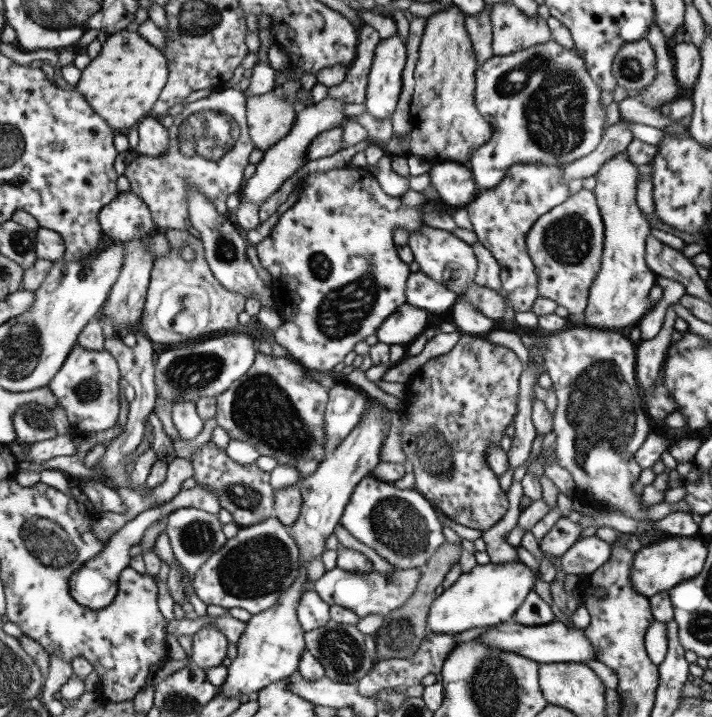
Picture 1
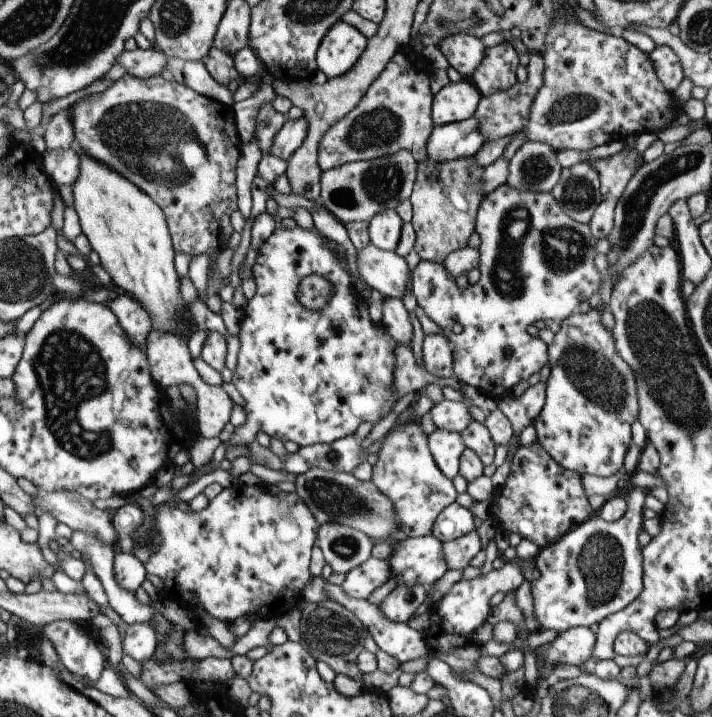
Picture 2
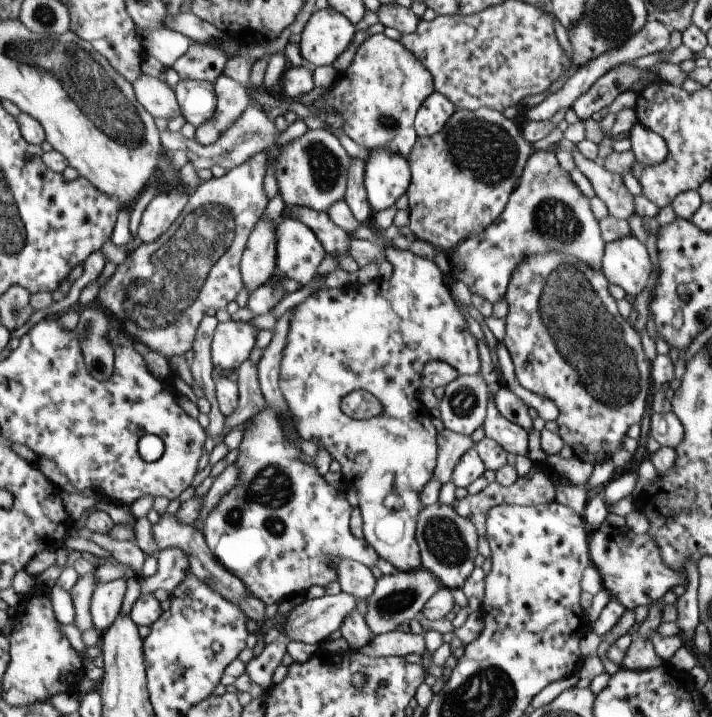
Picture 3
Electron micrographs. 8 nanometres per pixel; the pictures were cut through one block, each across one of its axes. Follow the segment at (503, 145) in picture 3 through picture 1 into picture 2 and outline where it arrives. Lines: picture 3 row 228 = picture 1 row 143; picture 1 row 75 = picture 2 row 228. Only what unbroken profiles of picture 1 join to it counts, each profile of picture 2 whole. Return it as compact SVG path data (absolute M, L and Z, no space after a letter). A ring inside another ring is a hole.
M469 156L445 162L435 162L425 157L417 163L409 202L412 206L410 223L415 234L413 250L420 260L441 264L447 254L467 245L483 198L480 188L483 171L484 167L477 166Z

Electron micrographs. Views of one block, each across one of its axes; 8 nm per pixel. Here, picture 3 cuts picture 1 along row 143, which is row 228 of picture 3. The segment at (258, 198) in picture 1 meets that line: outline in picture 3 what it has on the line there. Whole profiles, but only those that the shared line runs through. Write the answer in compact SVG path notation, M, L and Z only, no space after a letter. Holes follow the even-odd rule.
M289 217L281 218L276 224L276 268L275 273L297 282L302 288L314 278L317 266L324 258L323 248L319 240L309 227L304 226L299 220Z

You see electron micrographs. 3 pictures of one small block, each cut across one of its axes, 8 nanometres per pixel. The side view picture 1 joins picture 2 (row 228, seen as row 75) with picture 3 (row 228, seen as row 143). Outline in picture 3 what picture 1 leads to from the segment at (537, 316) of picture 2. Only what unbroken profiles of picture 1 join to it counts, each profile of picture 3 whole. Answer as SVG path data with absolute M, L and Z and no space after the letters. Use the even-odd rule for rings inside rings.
M533 151L527 158L522 174L497 220L480 234L463 240L447 253L449 276L467 285L470 293L496 304L505 297L513 270L528 257L557 252L568 255L589 269L599 271L606 243L601 237L598 221L589 209L587 199L573 184L570 174L559 167L553 152Z

